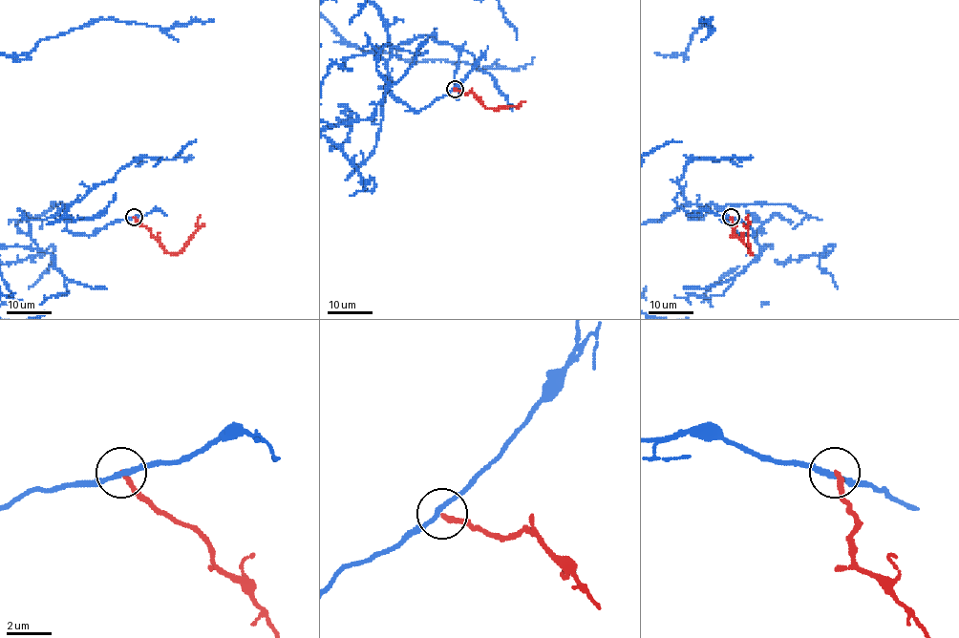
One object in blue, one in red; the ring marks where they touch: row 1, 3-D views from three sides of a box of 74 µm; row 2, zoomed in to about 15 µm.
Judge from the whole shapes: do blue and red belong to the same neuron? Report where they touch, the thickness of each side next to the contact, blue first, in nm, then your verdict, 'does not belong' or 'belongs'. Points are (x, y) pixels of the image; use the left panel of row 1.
at (134, 217); 220 nm thick on the blue side, 220 nm on the other; does not belong

